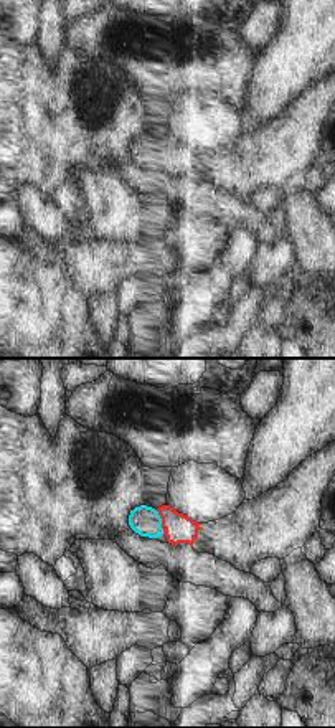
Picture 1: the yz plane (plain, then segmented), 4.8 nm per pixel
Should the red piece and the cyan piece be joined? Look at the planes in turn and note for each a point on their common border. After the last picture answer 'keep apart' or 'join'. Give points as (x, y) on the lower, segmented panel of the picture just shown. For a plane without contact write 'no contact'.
(160, 517)

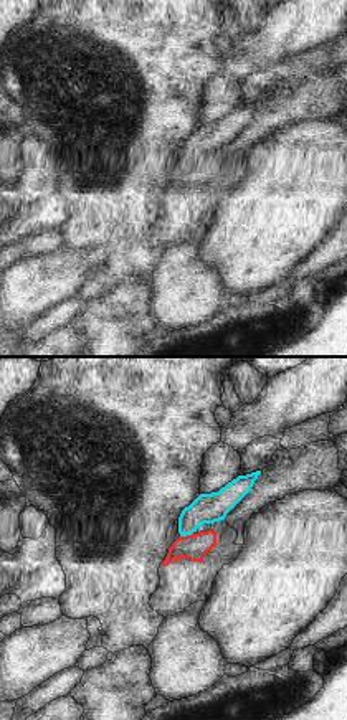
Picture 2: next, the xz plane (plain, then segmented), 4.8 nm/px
(187, 535)

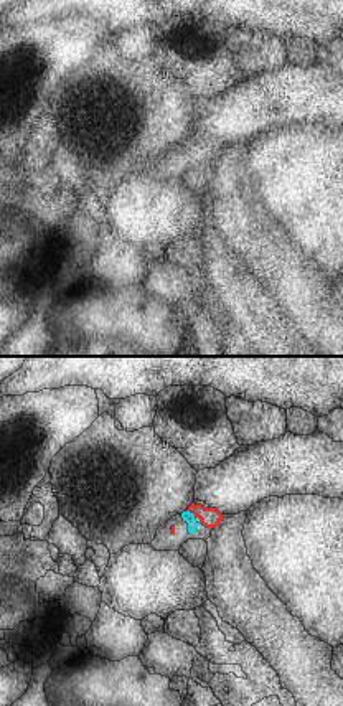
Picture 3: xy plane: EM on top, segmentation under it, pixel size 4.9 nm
(192, 512)

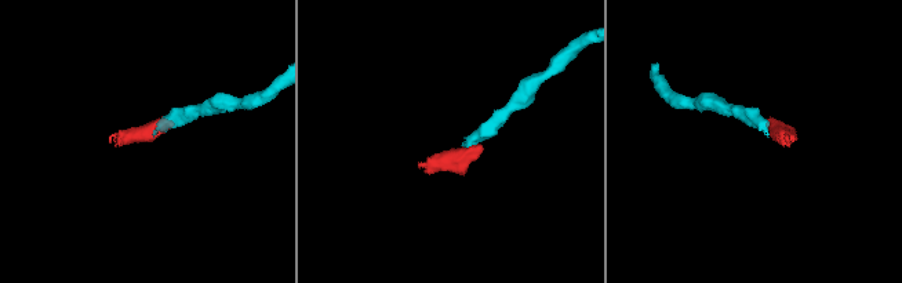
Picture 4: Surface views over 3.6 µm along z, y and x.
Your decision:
join

